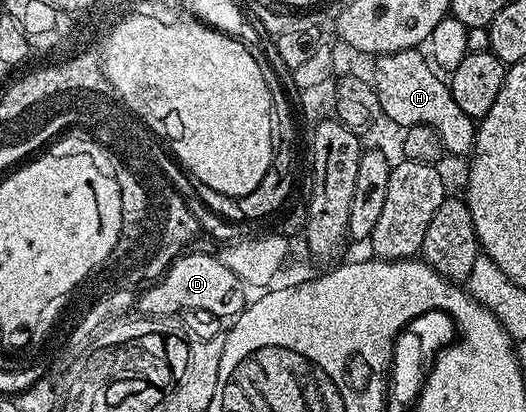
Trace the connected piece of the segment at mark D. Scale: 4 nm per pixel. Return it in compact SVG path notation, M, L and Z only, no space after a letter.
M182 253L160 275L159 283L154 283L150 291L140 295L140 301L150 307L149 314L154 317L181 316L183 311L204 309L204 313L212 313L219 317L236 317L247 306L247 288L236 273L221 263L219 256L188 255Z

